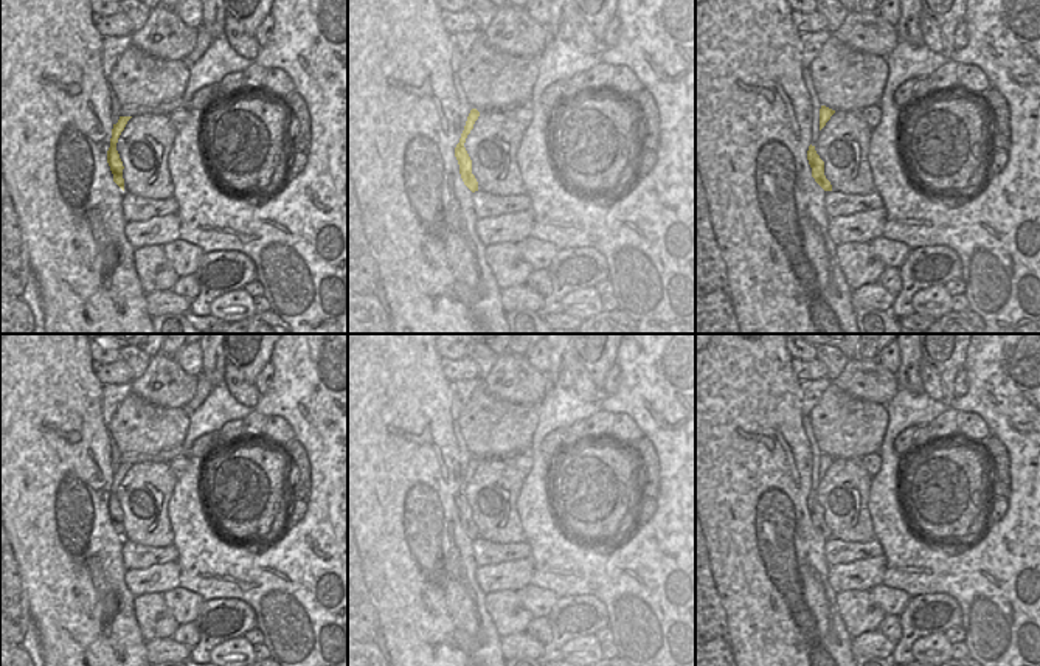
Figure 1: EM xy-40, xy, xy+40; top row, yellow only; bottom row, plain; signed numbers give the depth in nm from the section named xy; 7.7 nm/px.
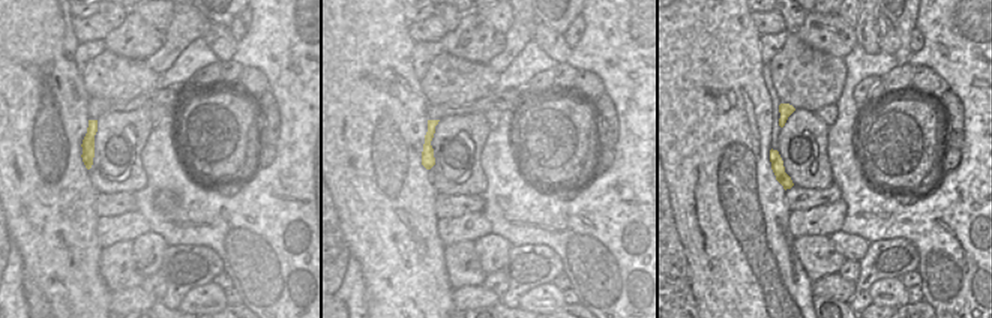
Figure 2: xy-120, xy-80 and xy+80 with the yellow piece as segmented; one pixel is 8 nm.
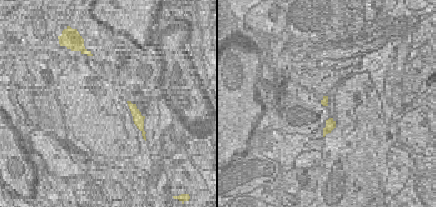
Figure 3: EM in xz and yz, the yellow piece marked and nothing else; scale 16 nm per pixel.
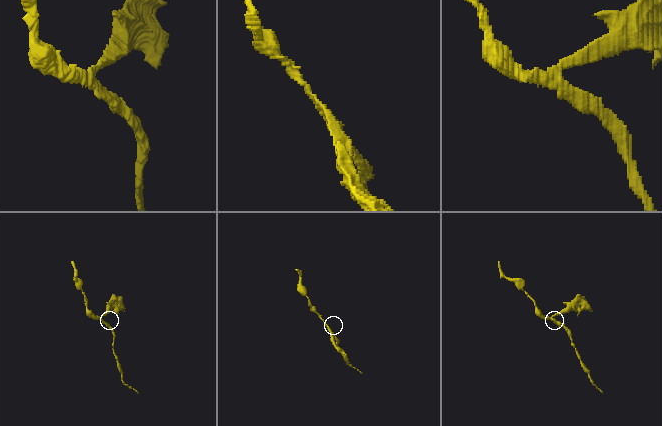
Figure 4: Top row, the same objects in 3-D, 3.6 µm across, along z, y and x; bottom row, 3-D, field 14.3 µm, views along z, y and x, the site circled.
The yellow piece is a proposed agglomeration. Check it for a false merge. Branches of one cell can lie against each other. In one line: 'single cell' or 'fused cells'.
fused cells

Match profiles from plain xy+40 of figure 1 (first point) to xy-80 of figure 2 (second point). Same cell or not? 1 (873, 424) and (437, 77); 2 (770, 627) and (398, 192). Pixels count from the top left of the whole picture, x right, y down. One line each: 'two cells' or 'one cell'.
1: one cell
2: one cell

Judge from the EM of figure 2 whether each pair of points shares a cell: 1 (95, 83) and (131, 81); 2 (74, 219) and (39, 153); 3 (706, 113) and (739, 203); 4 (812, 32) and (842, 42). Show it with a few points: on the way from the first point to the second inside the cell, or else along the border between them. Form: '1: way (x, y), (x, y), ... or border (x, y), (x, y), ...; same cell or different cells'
1: way (104, 81), (122, 81); same cell
2: way (57, 203), (44, 189), (39, 170); same cell
3: way (713, 135), (716, 176), (721, 180); same cell
4: way (820, 32), (835, 38); same cell

